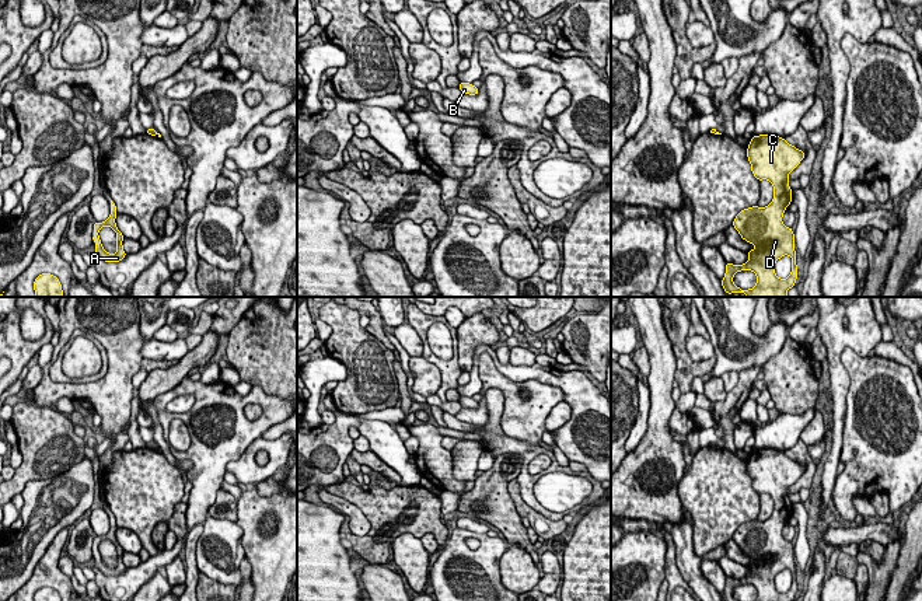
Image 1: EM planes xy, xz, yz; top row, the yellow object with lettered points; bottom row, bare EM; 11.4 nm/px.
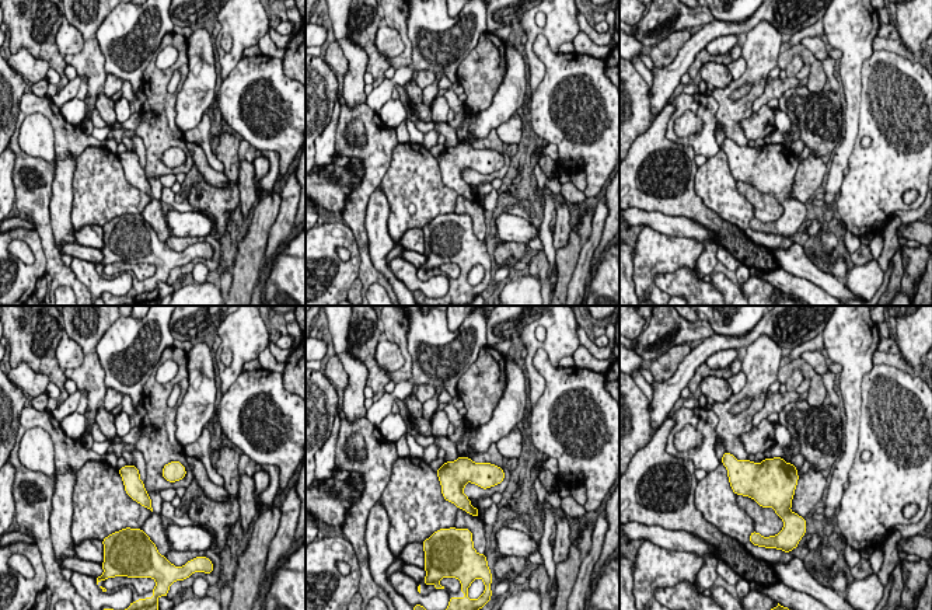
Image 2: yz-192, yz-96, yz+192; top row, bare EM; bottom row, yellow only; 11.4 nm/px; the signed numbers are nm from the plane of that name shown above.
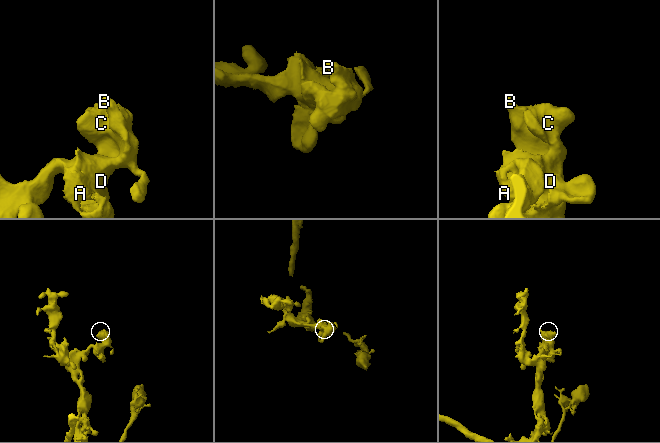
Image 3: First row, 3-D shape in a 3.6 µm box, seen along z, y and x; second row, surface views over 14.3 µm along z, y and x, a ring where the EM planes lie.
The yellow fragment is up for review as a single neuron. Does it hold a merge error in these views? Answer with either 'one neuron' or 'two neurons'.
one neuron

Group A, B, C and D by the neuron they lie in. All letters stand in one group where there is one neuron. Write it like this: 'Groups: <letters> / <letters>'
Groups: A B C D

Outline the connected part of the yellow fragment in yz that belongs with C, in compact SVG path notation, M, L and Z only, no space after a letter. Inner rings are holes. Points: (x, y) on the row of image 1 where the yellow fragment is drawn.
M775 134L752 136L745 151L751 164L752 175L758 179L766 179L773 186L773 199L766 207L752 206L741 210L733 220L733 227L738 231L743 240L752 244L755 248L748 251L750 259L743 265L726 263L726 273L722 286L727 294L744 293L747 297L787 297L786 291L794 287L797 279L794 233L782 221L786 207L792 203L792 189L789 186L789 174L800 164L806 153L789 144L783 137ZM782 256L792 258L792 272L786 279L779 279L775 273L775 262ZM752 270L757 276L757 283L752 289L741 290L733 282L737 272Z

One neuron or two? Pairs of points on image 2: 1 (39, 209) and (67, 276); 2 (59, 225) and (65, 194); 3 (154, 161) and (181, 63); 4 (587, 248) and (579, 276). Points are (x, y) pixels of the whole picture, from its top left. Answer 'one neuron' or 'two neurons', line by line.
1: one neuron
2: one neuron
3: one neuron
4: one neuron

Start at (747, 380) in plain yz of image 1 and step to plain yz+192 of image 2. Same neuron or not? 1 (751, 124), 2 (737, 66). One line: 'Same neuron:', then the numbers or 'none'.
Same neuron: none

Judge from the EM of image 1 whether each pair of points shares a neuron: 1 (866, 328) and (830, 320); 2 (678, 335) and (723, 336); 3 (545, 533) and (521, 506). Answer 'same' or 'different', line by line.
1: same
2: different
3: same

